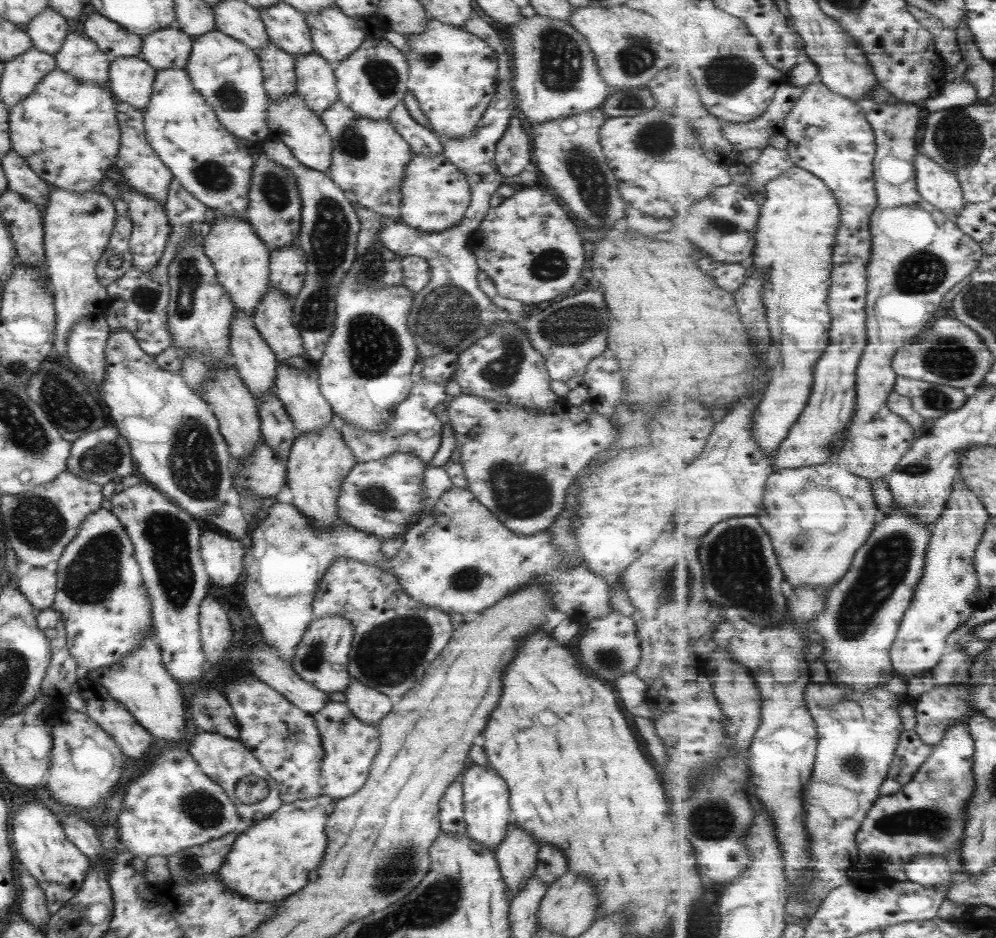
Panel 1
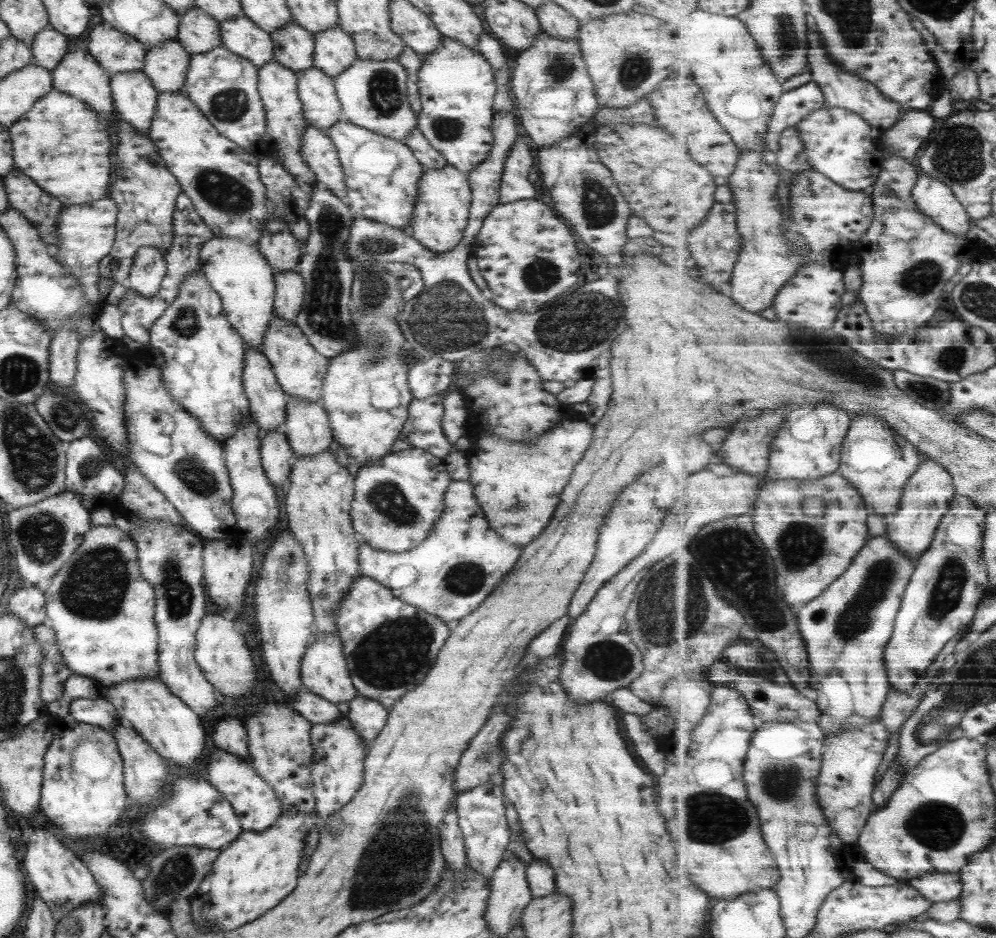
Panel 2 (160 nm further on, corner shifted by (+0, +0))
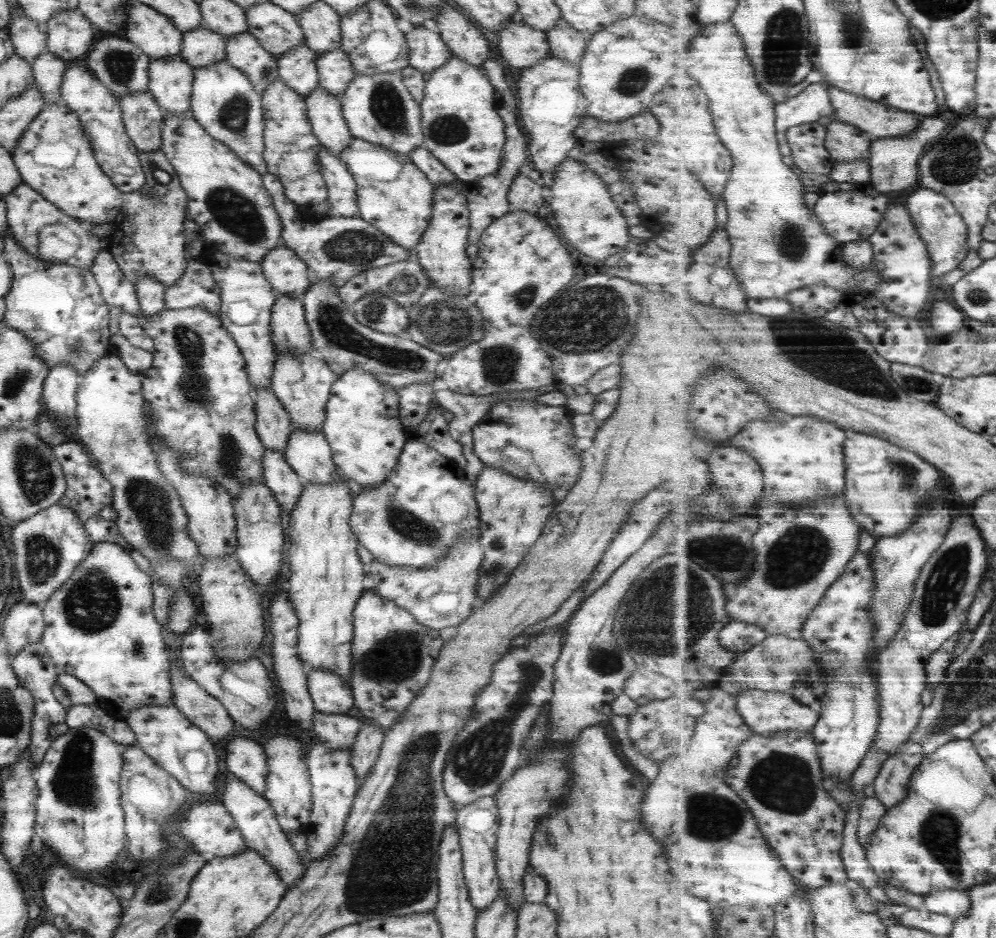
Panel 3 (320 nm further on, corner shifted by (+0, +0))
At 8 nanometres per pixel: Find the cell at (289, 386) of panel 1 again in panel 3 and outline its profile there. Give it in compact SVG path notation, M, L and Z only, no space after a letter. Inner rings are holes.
M292 429L282 453L301 484L328 485L339 478L332 464L330 446L321 430Z

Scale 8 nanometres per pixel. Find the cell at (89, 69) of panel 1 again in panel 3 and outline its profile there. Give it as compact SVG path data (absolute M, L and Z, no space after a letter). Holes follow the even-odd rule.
M73 65L63 71L59 94L59 100L81 122L84 136L88 136L94 159L105 176L110 178L111 184L119 192L139 190L144 185L145 175L138 161L137 150L125 134L118 100L86 65Z

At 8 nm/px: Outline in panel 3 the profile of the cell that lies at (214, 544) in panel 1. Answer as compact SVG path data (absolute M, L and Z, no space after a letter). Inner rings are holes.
M234 551L226 556L205 558L200 566L198 592L211 648L221 660L241 662L251 658L264 635L260 595L253 581L239 568Z

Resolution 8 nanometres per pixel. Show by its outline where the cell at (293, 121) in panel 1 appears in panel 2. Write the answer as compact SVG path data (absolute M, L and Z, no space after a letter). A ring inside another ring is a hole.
M307 126L303 129L299 152L316 185L343 200L346 192L342 168L328 135Z

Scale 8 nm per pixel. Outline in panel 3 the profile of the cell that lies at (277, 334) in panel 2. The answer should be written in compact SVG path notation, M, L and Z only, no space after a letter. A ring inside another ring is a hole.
M276 354L273 365L270 389L289 415L292 428L313 431L321 430L331 383L336 379L327 365L315 356L304 354Z

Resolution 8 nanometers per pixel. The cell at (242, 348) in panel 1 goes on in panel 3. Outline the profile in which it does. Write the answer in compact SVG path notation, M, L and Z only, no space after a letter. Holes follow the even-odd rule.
M269 386L255 390L254 431L264 448L282 452L293 429L289 415Z

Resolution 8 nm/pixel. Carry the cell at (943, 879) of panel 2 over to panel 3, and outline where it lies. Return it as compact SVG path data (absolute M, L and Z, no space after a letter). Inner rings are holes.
M943 888L930 894L925 894L926 907L931 912L946 914L955 920L959 920L966 912L970 911L971 897L969 890L957 890L956 888Z

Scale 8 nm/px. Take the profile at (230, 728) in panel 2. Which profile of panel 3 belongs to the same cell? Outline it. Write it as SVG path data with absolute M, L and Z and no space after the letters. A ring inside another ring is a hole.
M245 737L227 740L225 764L227 772L246 784L253 792L265 790L266 754L263 748Z

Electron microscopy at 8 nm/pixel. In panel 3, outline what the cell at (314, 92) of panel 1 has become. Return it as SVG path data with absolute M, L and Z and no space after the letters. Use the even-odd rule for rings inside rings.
M316 86L303 100L313 136L329 154L337 157L352 139L342 118L340 102L320 86Z

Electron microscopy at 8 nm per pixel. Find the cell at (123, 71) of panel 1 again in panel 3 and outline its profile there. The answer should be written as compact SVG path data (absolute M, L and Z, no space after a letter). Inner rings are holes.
M147 90L130 92L118 101L125 134L137 151L151 152L161 144L161 121L165 112Z

